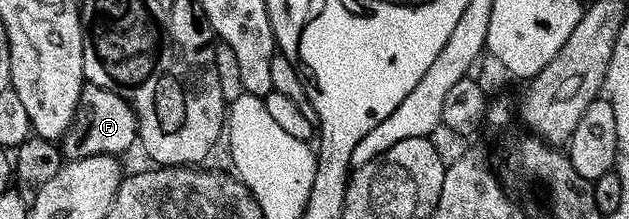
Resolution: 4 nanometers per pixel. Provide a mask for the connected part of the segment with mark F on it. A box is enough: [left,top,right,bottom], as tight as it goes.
[60,86,138,160]

